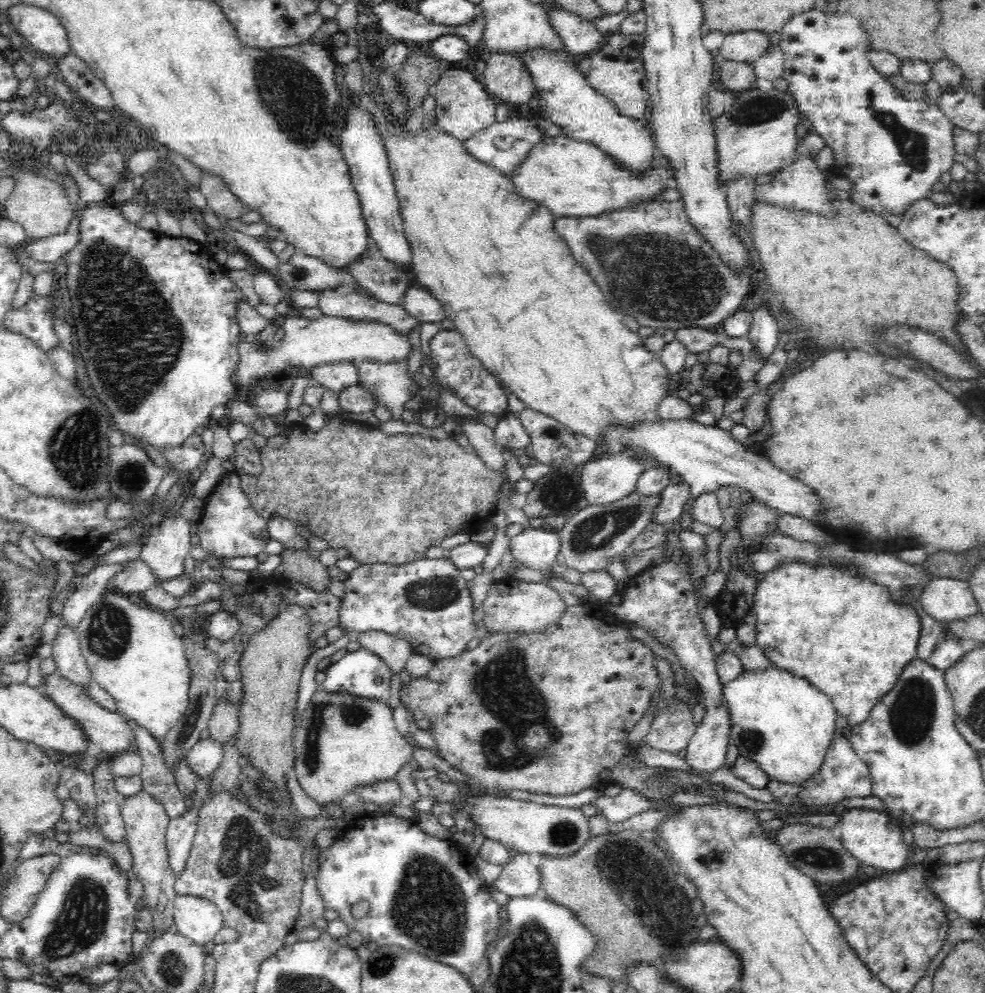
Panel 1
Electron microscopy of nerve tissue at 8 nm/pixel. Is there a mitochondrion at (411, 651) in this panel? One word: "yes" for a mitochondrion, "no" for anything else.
no

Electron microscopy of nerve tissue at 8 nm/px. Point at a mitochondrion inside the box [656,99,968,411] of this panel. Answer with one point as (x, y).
(912, 145)

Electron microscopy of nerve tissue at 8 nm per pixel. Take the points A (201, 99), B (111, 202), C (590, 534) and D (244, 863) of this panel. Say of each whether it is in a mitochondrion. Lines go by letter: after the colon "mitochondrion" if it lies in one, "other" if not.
A: other
B: other
C: mitochondrion
D: mitochondrion

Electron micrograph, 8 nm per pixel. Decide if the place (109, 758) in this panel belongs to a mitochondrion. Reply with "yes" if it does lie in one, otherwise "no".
no

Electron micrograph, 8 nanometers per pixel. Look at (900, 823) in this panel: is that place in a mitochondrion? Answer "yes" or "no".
no

